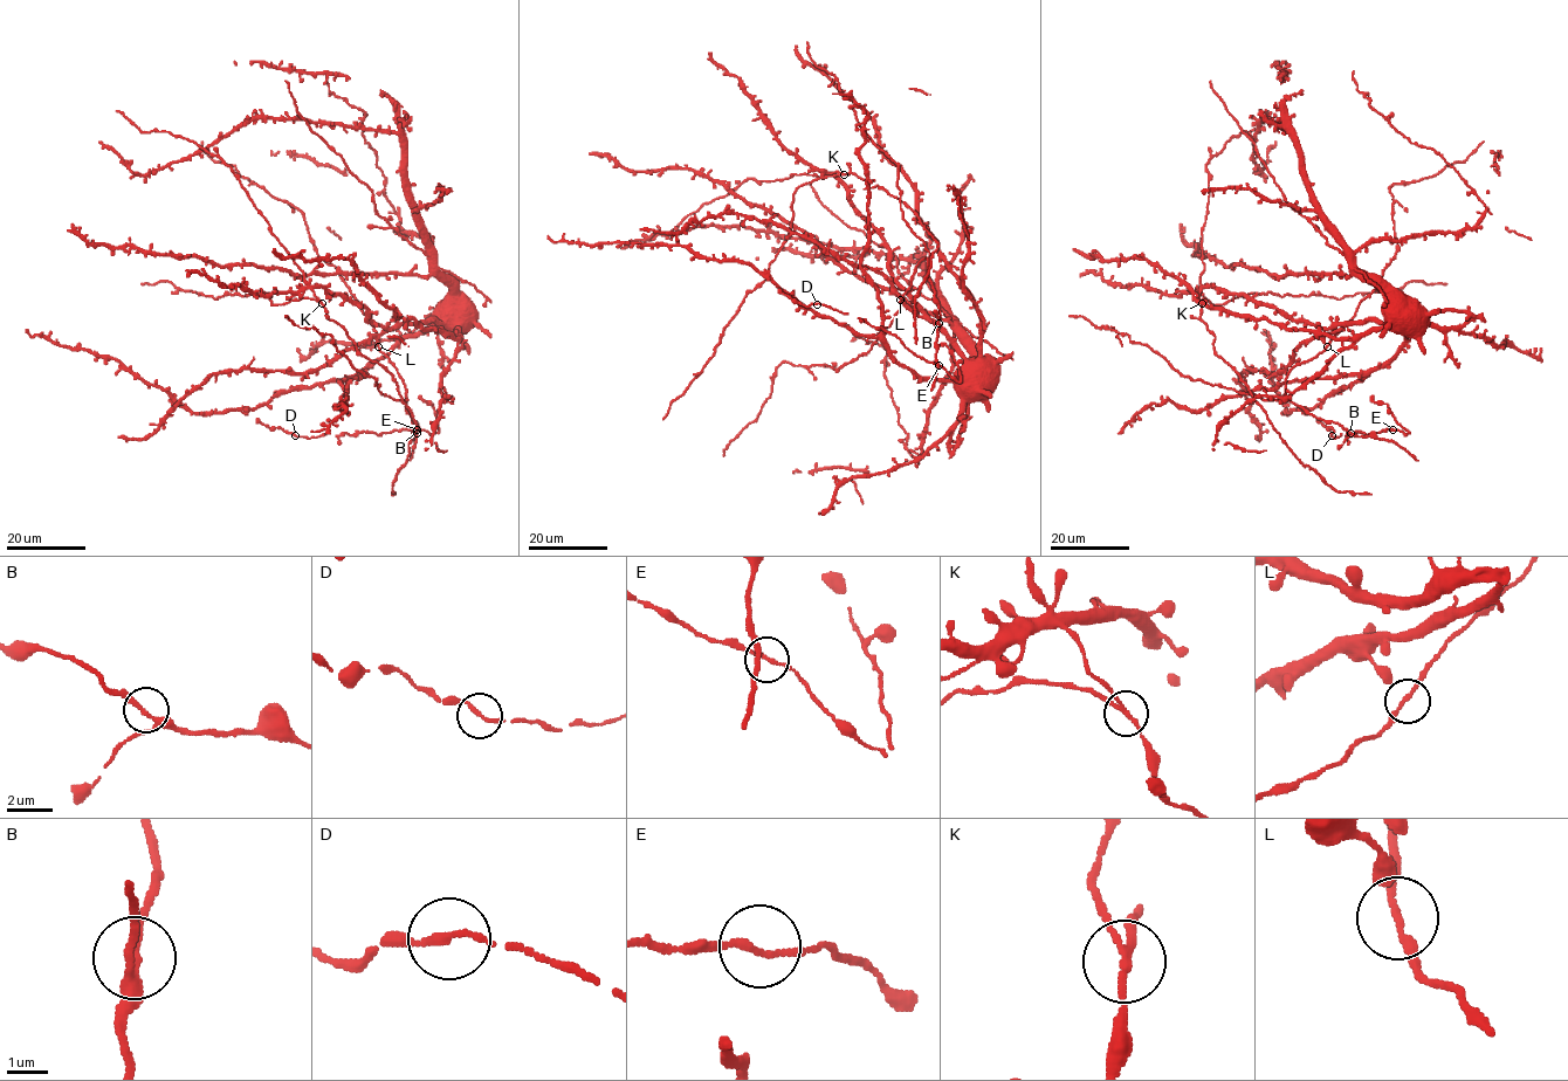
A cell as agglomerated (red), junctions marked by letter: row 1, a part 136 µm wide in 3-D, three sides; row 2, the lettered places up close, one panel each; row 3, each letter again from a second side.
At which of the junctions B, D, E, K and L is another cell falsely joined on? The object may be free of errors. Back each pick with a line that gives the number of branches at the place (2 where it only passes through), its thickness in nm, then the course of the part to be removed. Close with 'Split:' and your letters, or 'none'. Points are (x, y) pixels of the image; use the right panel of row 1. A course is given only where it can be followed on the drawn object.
K: Branches: 3. Thickness 150 nm. Course of the part to remove: (1202, 303), (1204, 298), (1217, 305), (1253, 293), (1314, 294), (1339, 300), (1394, 290), (1412, 281), (1446, 283)
Split: K

